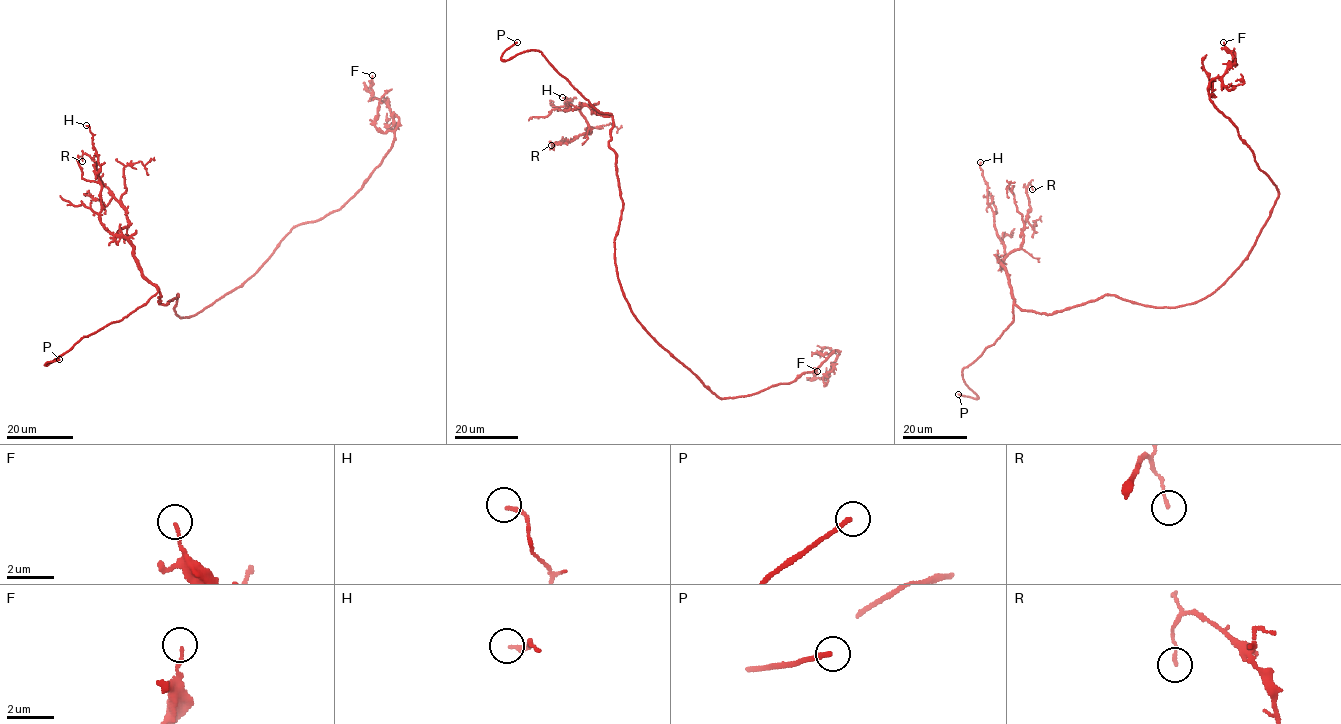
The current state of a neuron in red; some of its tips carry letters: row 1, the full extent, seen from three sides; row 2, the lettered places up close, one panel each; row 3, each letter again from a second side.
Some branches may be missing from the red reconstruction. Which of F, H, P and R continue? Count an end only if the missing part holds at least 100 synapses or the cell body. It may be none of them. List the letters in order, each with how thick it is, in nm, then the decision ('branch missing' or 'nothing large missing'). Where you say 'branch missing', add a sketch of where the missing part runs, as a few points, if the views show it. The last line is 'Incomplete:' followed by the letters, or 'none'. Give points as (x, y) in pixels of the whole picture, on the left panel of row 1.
F: calibre 130 nm; nothing large missing
H: calibre 170 nm; nothing large missing
P: calibre 200 nm; branch missing; course (59, 359), (64, 359), (82, 337), (103, 324), (122, 322)
R: calibre 110 nm; nothing large missing
Incomplete: P

